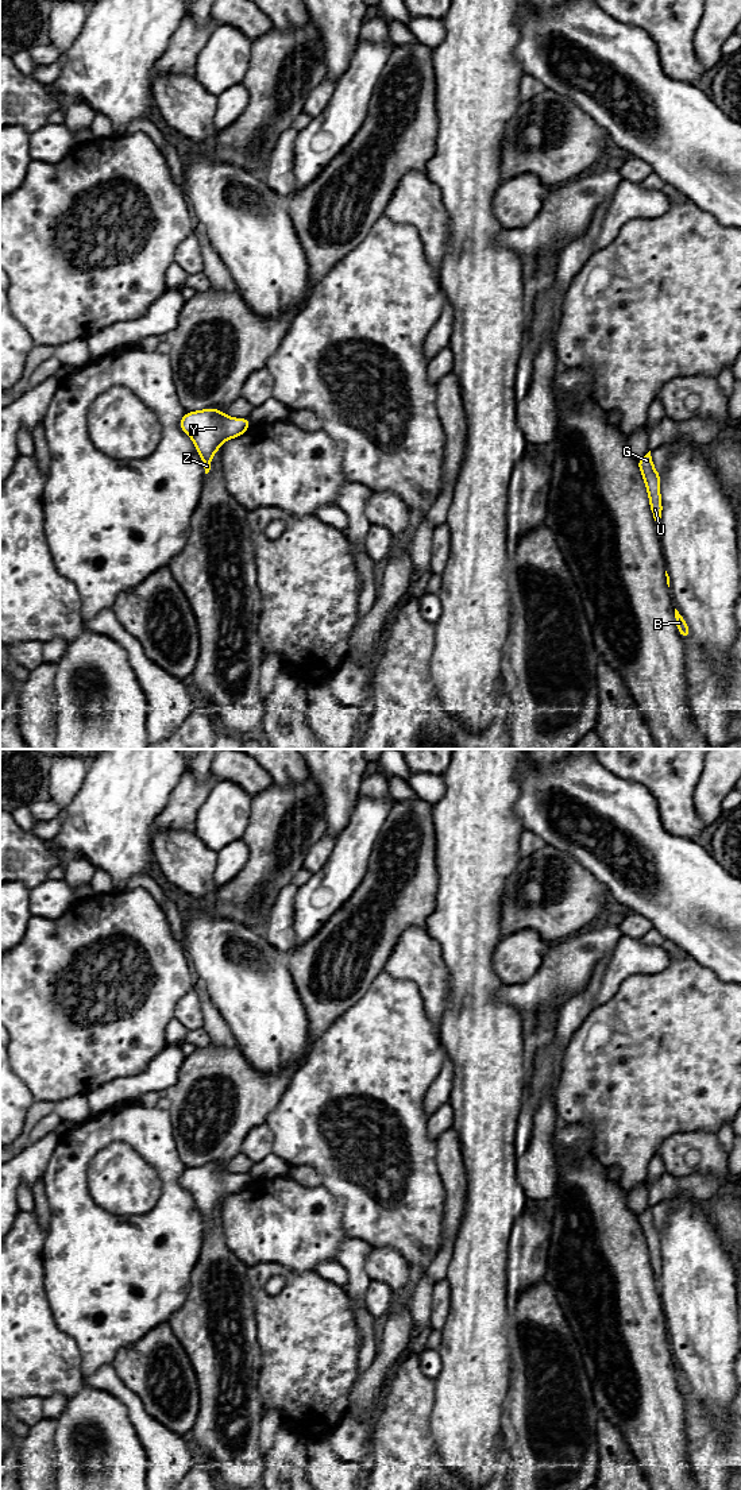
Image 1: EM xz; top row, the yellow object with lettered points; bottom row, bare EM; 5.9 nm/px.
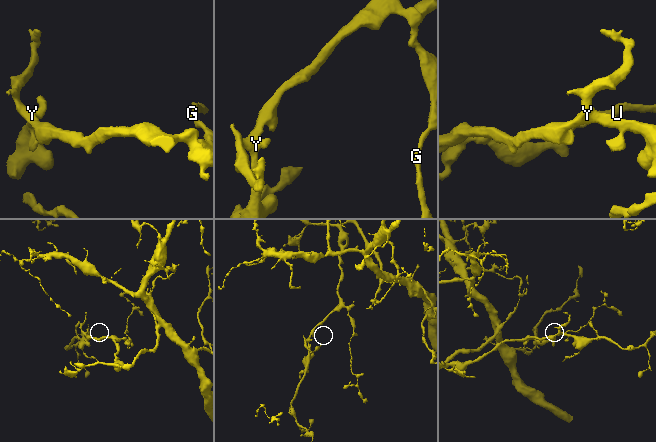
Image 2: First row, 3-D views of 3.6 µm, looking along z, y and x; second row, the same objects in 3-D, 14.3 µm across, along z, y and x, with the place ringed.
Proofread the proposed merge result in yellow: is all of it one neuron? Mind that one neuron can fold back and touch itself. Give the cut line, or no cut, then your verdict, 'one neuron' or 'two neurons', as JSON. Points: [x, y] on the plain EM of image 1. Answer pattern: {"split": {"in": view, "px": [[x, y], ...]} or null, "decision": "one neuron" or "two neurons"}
{"split": null, "decision": "one neuron"}

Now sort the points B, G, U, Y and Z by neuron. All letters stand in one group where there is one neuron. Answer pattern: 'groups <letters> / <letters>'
groups B G U Y Z

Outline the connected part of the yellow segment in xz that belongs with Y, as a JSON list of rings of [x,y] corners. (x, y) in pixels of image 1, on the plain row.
[[[220,1165],[186,1167],[180,1184],[196,1200],[197,1209],[204,1217],[205,1230],[211,1225],[215,1208],[225,1196],[242,1192],[251,1181],[250,1174],[234,1174]]]

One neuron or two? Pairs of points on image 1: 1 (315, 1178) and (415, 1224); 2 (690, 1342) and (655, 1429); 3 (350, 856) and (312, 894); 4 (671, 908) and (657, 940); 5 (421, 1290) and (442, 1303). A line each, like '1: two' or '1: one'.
1: two
2: two
3: one
4: two
5: two

